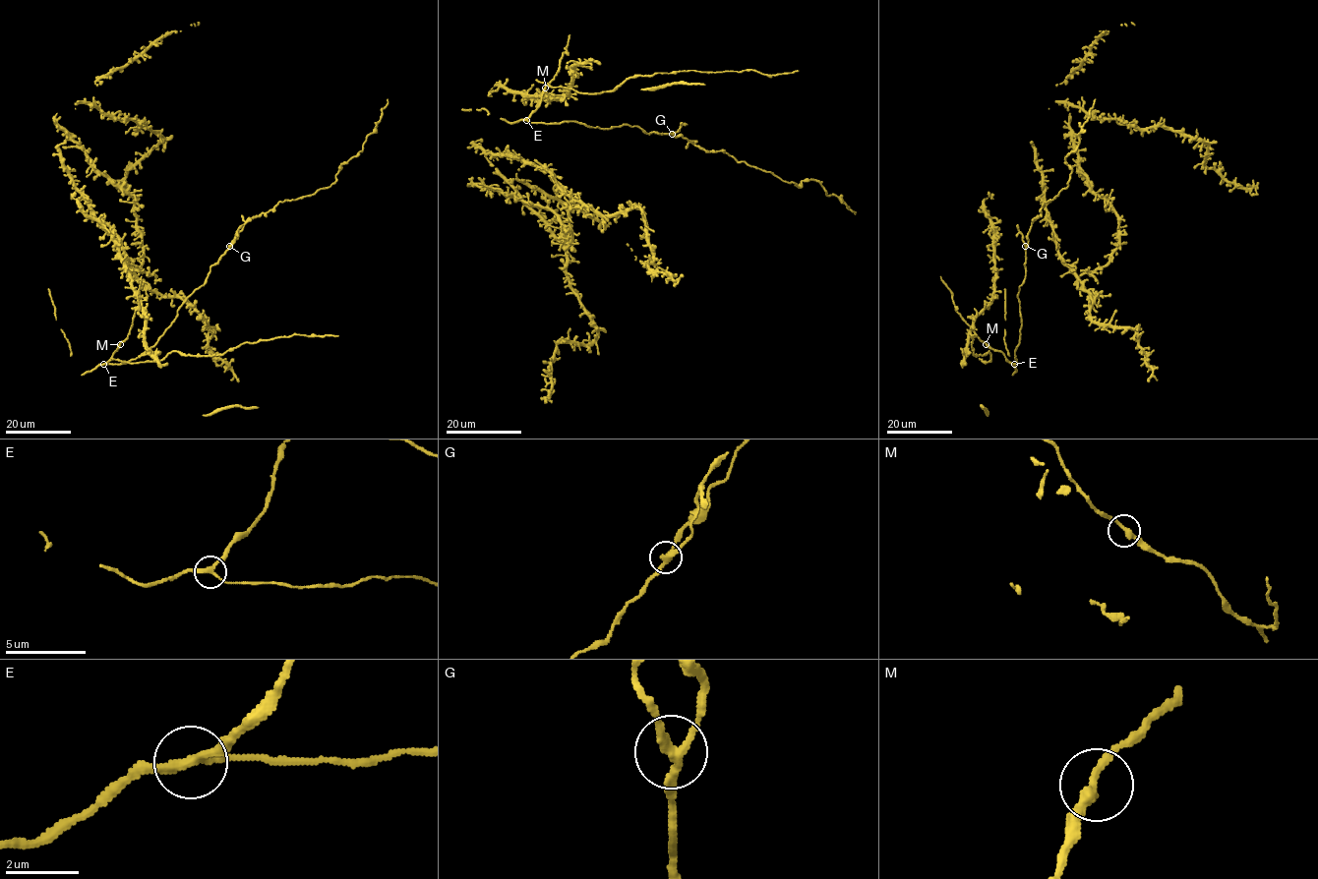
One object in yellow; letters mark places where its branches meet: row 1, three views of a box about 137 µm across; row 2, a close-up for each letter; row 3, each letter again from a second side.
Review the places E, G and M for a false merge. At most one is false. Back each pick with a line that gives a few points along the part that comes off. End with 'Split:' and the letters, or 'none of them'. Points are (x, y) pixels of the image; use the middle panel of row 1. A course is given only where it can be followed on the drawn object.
G: Course of the part to remove: (672, 133), (687, 124)
Split: G

